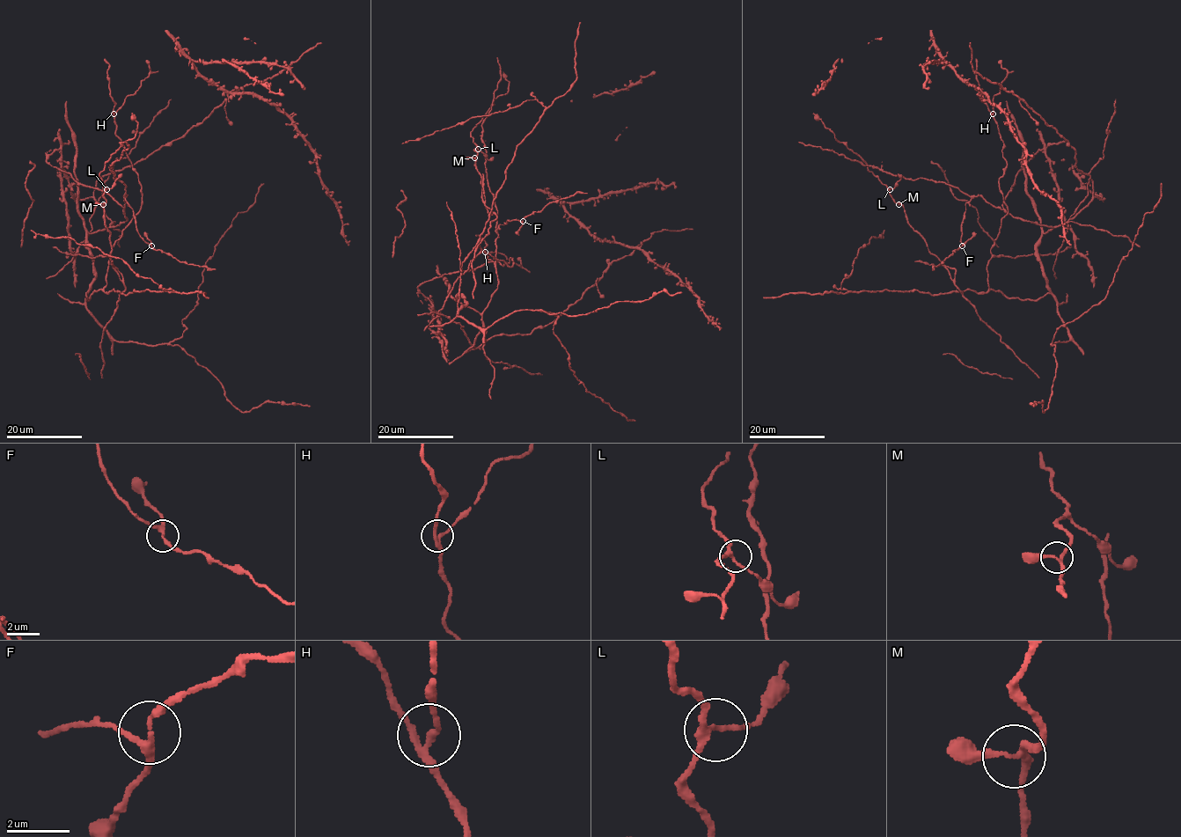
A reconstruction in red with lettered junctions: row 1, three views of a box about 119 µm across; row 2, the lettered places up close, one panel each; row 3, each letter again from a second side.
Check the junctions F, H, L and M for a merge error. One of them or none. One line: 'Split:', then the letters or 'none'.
Split: none

